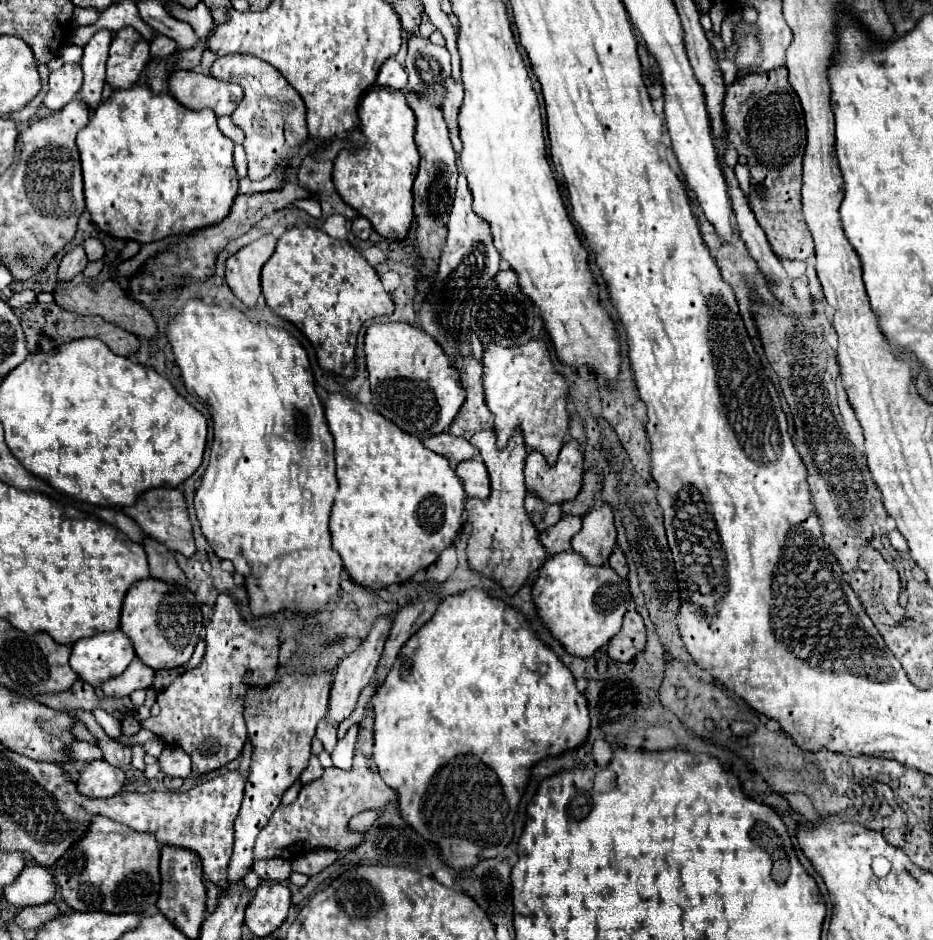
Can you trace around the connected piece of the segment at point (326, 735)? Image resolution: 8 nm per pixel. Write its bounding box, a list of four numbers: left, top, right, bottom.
[317,718,337,754]

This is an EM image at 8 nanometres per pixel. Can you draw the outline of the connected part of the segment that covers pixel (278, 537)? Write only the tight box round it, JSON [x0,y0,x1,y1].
[165,298,343,616]

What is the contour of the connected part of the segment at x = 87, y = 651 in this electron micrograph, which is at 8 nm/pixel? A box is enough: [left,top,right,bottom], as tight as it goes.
[71,630,133,686]

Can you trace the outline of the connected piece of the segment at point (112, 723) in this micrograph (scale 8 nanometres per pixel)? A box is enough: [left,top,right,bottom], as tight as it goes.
[93,706,121,738]

